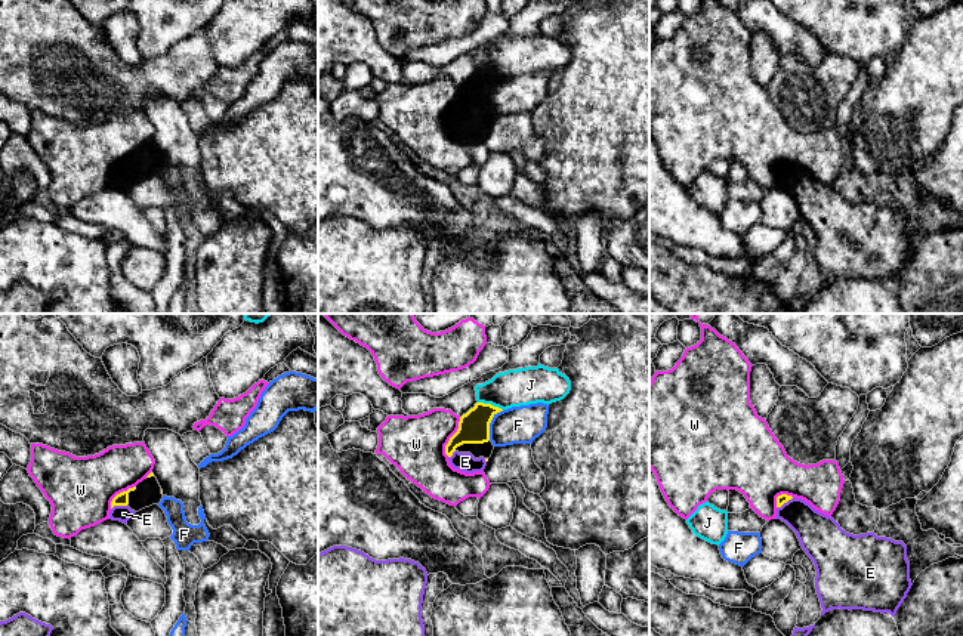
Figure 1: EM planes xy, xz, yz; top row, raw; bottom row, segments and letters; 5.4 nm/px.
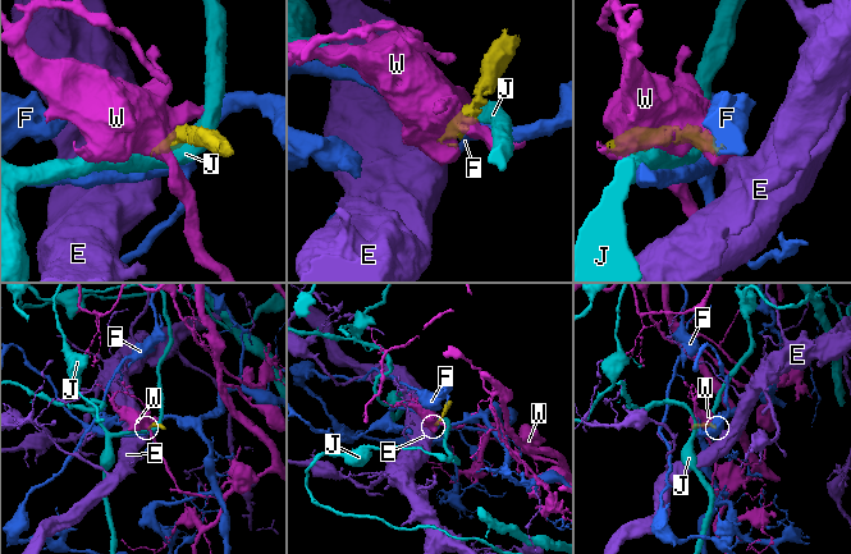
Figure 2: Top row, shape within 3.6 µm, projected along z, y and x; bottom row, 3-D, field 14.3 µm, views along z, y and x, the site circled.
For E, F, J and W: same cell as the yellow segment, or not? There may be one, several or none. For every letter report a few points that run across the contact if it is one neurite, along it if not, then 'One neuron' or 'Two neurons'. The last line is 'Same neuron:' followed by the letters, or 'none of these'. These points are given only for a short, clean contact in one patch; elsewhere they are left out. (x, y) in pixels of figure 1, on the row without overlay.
E: Line: xy (122, 167), (119, 173), (123, 182). One neuron
F: Line: xz (503, 79), (493, 86), (488, 108). Two neurons
J: Two neurons
W: Two neurons
Same neuron: E

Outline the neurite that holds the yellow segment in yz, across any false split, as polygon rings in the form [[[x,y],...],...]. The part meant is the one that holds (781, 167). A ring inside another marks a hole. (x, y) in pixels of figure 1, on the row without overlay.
[[[787,163],[777,166],[777,176],[775,186],[796,201],[815,234],[821,284],[839,277],[896,283],[913,254],[902,210],[849,203],[831,185]]]

